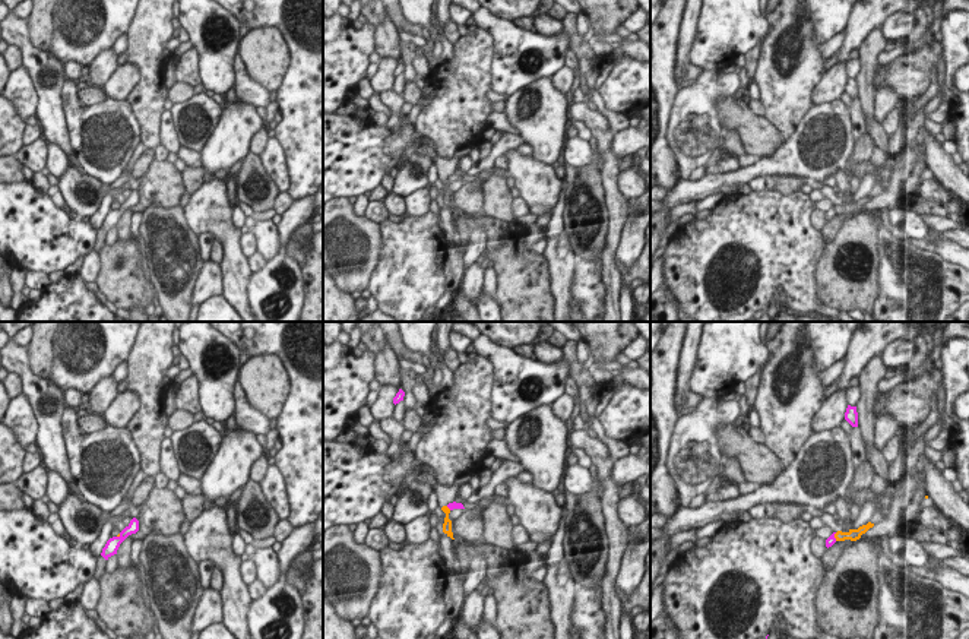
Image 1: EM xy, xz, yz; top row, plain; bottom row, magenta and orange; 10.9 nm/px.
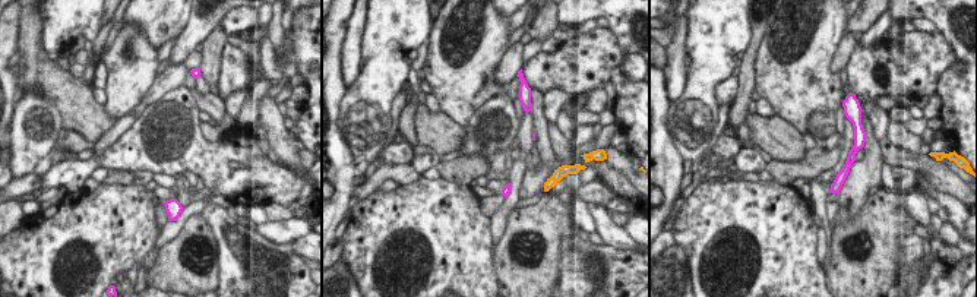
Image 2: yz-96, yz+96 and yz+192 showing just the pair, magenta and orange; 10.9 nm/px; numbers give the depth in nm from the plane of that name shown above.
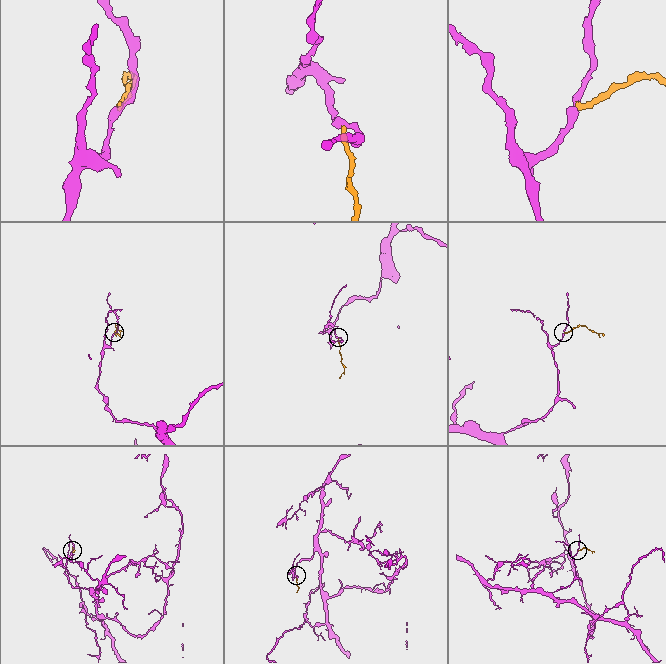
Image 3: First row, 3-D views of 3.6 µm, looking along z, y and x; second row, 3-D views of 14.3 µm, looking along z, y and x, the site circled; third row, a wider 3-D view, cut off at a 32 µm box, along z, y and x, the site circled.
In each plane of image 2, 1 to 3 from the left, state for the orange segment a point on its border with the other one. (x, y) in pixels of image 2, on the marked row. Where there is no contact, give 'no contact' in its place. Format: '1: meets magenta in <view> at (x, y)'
1: no contact
2: no contact
3: no contact

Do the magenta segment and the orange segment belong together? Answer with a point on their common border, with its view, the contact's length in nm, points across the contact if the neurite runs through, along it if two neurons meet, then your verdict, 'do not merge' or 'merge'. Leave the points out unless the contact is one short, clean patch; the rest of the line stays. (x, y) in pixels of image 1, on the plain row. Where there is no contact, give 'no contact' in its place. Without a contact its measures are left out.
yz (833, 209) | 100 nm | along yz (836, 205), (835, 212) | do not merge

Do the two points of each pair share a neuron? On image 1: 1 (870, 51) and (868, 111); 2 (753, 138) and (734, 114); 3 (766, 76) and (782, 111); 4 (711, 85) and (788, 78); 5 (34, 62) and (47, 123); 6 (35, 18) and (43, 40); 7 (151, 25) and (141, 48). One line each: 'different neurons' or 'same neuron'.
1: same neuron
2: same neuron
3: same neuron
4: different neurons
5: same neuron
6: same neuron
7: same neuron

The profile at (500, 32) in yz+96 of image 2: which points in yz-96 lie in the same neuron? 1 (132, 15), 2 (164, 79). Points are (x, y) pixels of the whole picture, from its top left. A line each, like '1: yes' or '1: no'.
1: no
2: no

